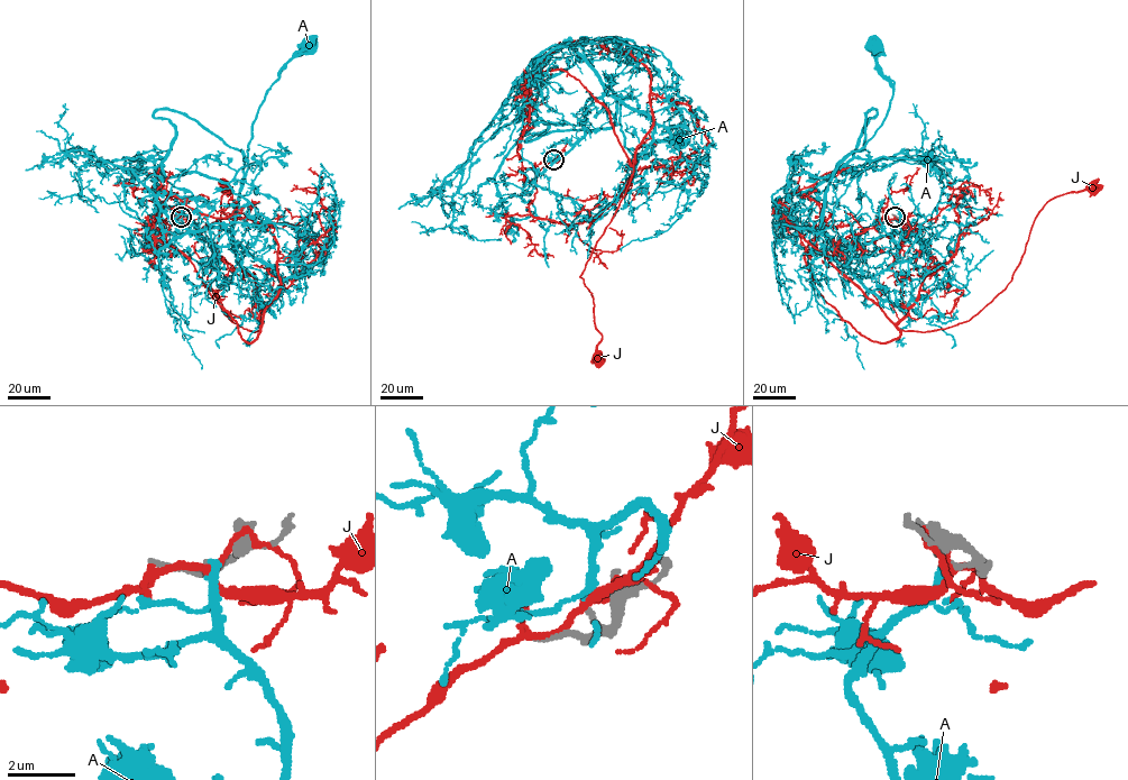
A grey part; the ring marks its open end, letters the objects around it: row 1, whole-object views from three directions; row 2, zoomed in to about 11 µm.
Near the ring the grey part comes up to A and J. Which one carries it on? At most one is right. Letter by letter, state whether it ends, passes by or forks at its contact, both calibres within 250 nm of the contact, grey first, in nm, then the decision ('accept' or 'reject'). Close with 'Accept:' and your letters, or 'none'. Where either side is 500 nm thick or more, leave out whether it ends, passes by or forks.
A: it ends; calibres 120 and 240 nm; reject
J: it forks; calibres 150 and 200 nm; reject
Accept: none

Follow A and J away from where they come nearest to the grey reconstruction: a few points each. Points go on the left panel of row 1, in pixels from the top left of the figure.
A: (182, 217), (189, 232), (201, 235), (212, 246), (226, 247), (231, 240), (258, 110), (284, 66), (309, 46)
J: (182, 217), (164, 231), (156, 209), (182, 212), (253, 277), (260, 331), (235, 323), (208, 281), (225, 186)

